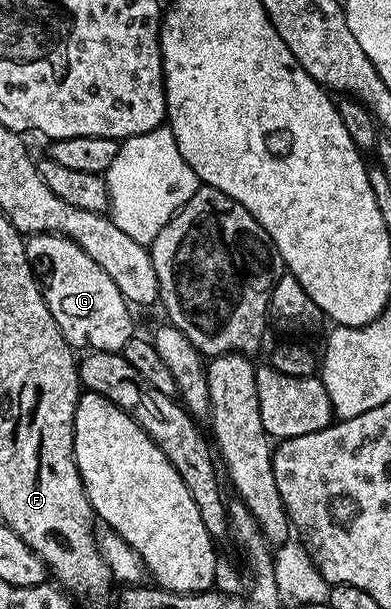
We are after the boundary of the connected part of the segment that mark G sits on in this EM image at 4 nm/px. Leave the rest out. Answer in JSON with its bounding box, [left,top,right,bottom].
[25,232,135,352]

